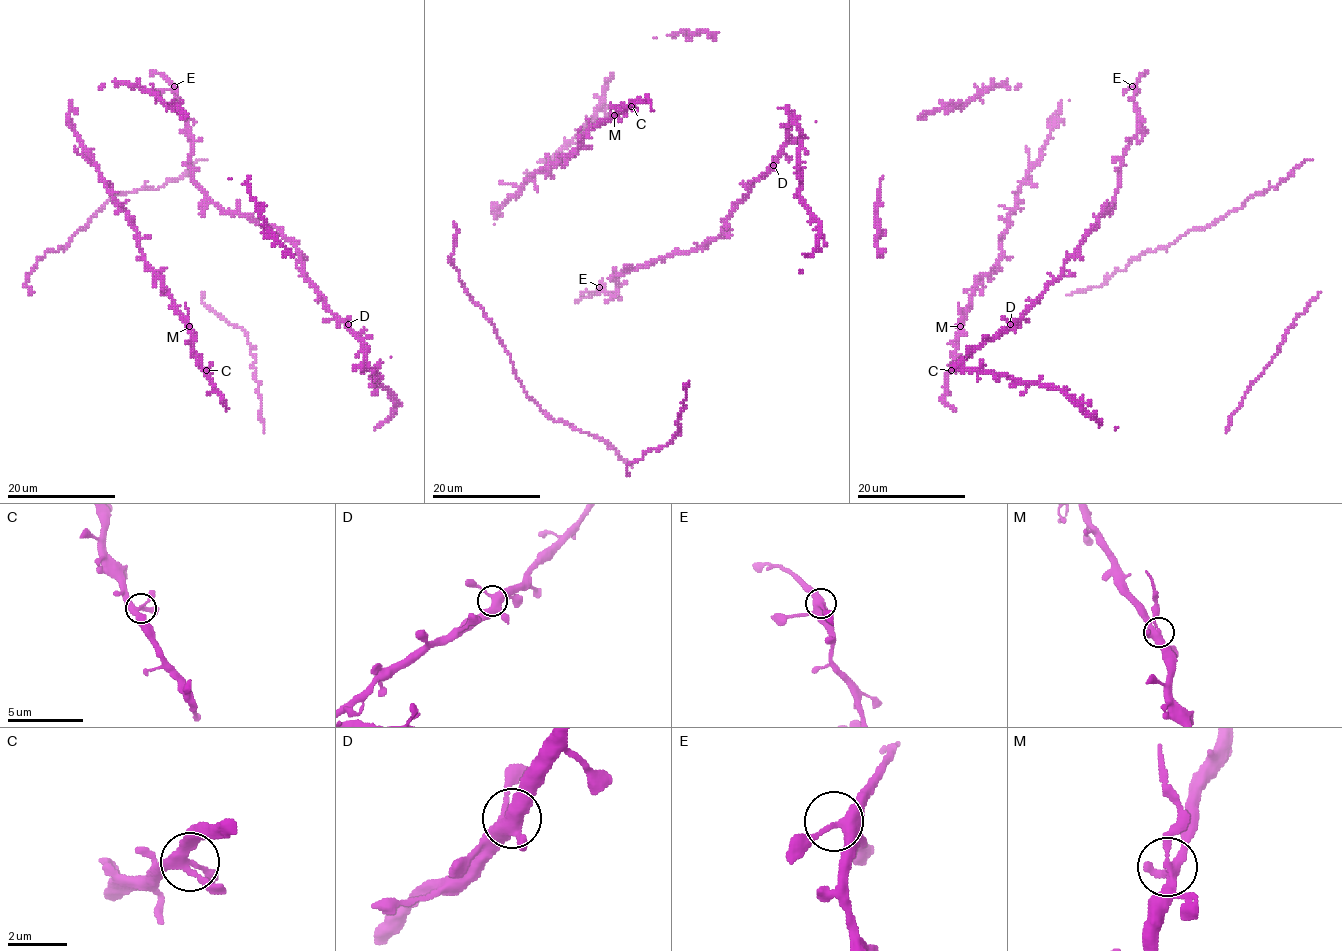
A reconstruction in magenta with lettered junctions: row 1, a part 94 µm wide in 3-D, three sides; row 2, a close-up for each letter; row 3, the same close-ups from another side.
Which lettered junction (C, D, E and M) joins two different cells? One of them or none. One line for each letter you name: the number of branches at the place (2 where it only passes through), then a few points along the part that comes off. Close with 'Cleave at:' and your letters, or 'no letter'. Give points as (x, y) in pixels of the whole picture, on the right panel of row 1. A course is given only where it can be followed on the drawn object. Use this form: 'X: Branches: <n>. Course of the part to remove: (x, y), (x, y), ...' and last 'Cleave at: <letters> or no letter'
M: Branches: 4. Course of the part to remove: (960, 327), (959, 304)
Cleave at: M

